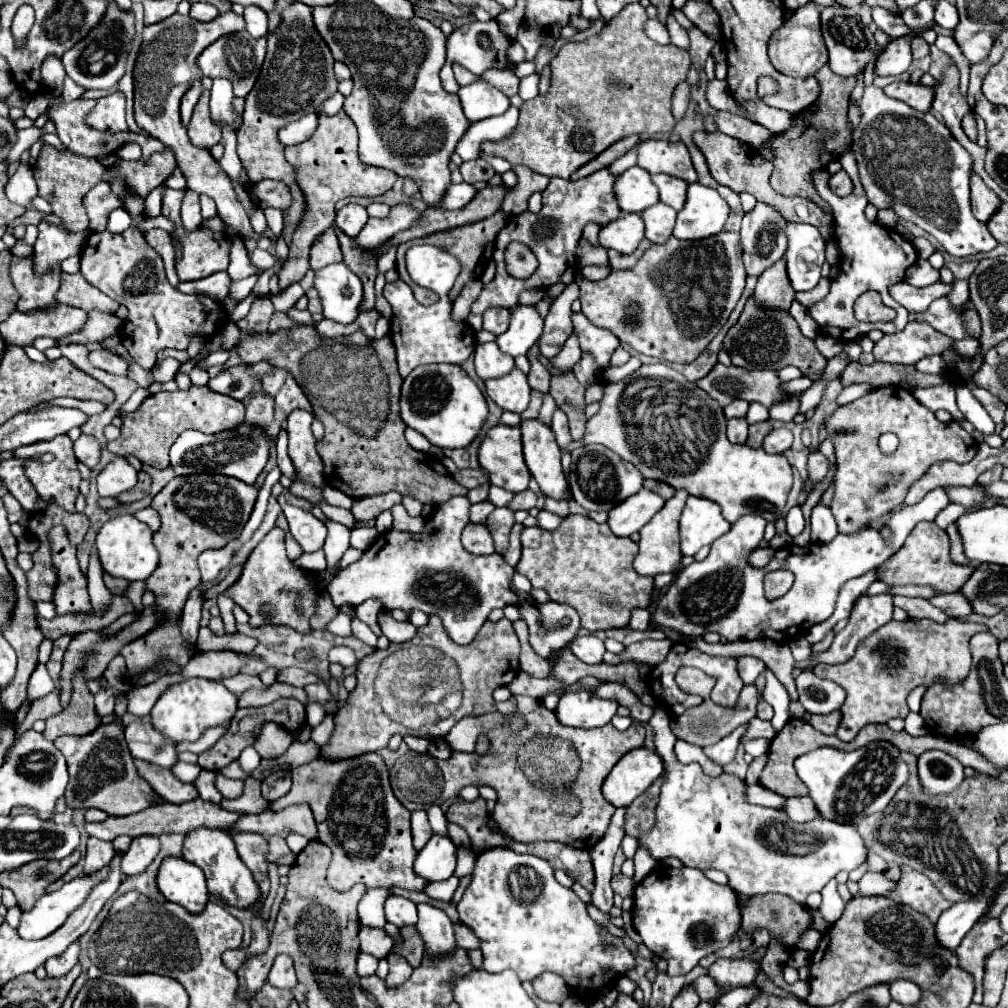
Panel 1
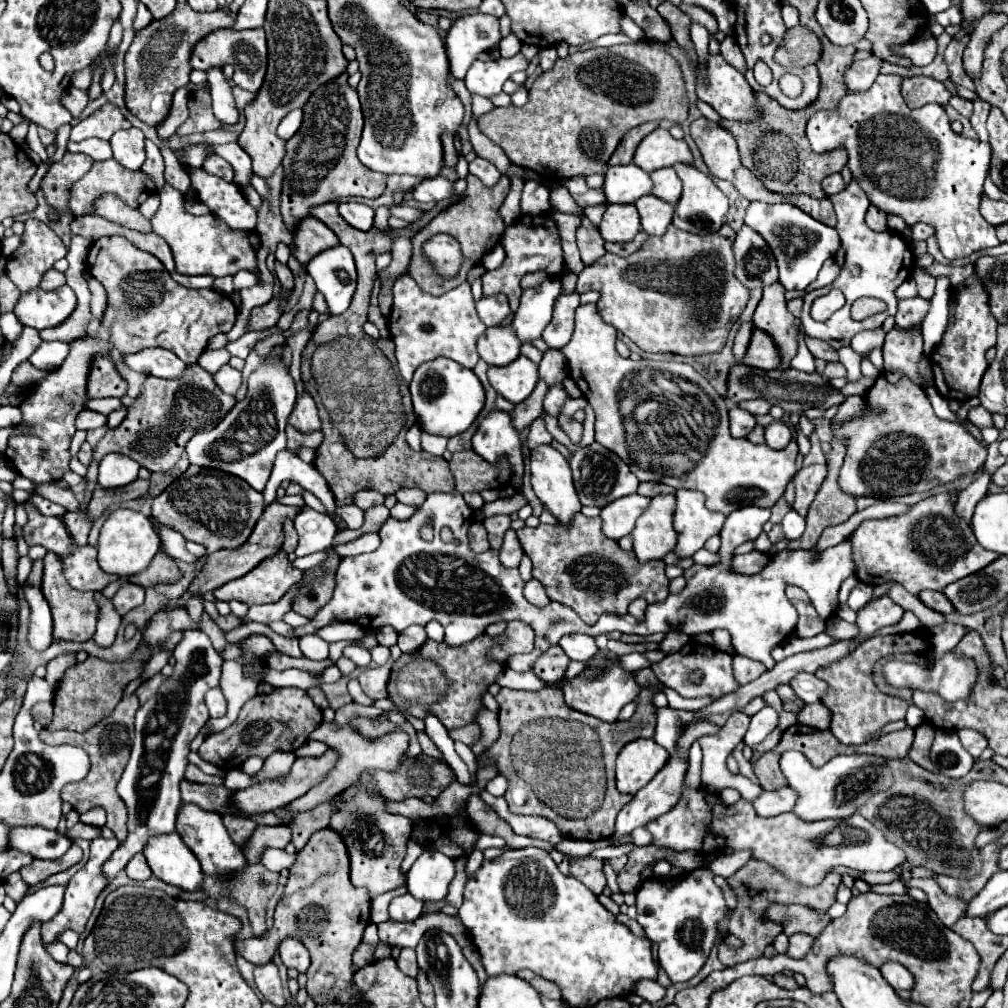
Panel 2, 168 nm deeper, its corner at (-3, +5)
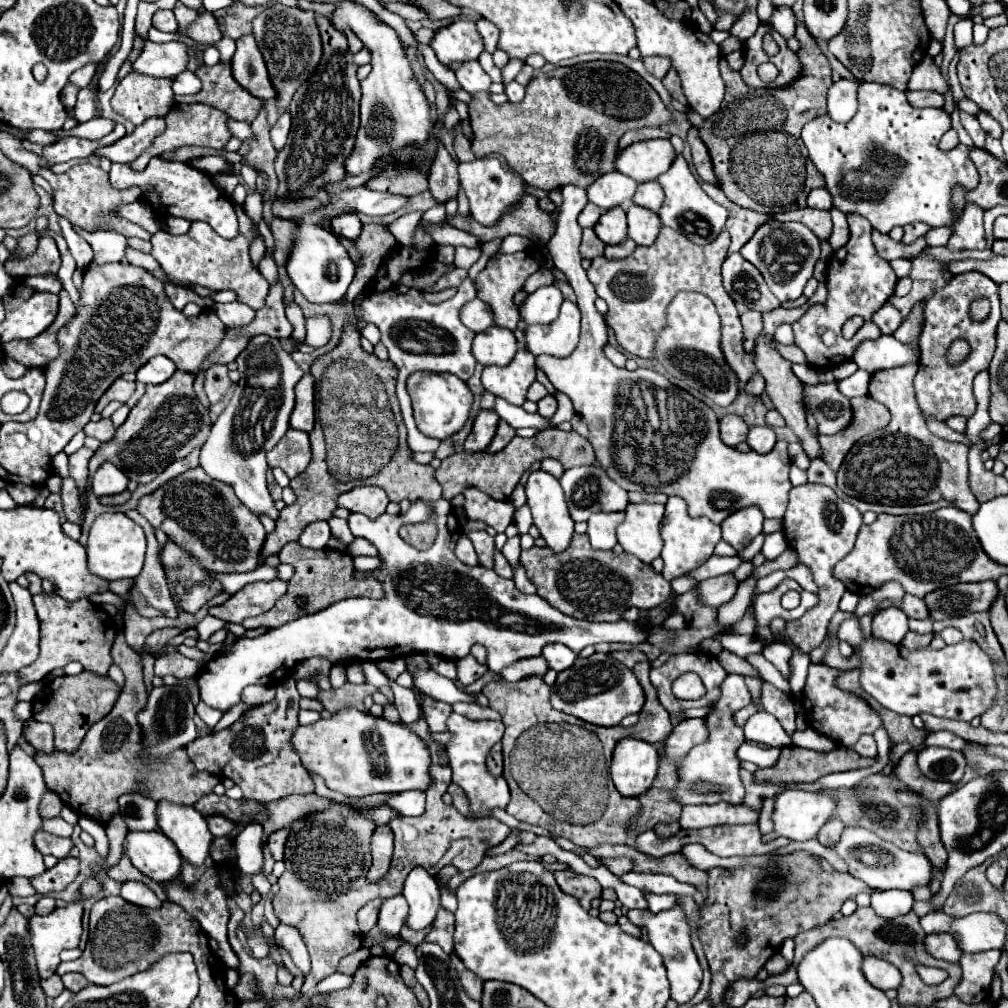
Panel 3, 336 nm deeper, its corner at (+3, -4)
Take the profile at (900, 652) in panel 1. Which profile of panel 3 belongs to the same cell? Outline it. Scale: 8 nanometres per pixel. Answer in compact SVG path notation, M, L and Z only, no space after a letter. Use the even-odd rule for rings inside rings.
M810 664L808 680L802 692L802 706L806 712L808 724L816 732L832 738L838 746L852 748L862 734L874 734L878 728L882 728L882 718L866 700L856 696L854 692L838 688L836 678L840 674L842 670L838 668L830 668L826 664Z

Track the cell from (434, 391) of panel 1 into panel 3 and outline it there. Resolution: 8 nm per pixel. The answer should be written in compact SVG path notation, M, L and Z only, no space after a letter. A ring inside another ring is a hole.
M416 372L408 378L408 394L412 398L414 418L418 424L418 430L426 436L444 440L456 432L460 432L470 416L470 408L474 402L474 394L466 386L464 380L460 380L454 374L448 372Z

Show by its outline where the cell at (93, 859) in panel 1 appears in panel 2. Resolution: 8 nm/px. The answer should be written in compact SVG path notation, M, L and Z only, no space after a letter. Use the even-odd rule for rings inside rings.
M112 837L112 839L94 839L92 845L90 845L90 859L88 863L70 879L70 883L66 885L66 895L64 895L64 905L62 909L58 911L58 917L54 917L54 921L48 921L46 925L42 925L42 941L44 945L48 943L54 943L58 939L58 933L64 933L66 929L72 929L76 933L82 933L84 927L86 927L86 921L94 909L94 903L98 899L98 895L106 889L108 881L106 881L106 875L102 873L102 865L108 861L110 853L114 853L114 849L118 849L118 839Z

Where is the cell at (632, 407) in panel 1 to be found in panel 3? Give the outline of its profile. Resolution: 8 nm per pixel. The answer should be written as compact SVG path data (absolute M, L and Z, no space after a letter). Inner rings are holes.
M572 184L562 186L562 196L564 202L558 210L560 218L556 234L546 246L554 266L568 276L570 286L576 292L578 308L582 312L580 344L568 358L536 356L536 366L546 372L556 390L572 400L576 414L586 418L590 428L588 440L600 466L604 466L608 476L628 492L660 490L668 496L680 496L688 502L688 512L692 516L706 516L716 524L750 504L758 506L764 512L764 518L782 518L792 488L788 478L790 456L786 440L778 440L770 454L758 454L754 450L742 454L720 440L718 418L708 404L674 386L666 376L654 370L638 368L628 372L626 368L616 368L604 356L604 316L594 306L596 292L586 270L580 266L582 258L578 254L582 228L576 218L584 210L588 196L584 188ZM630 384L650 384L652 398L640 408L626 408L626 388L630 388ZM664 466L672 466L674 472L670 474Z

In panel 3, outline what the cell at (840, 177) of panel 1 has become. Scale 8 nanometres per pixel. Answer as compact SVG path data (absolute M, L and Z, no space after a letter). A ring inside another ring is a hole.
M816 188L808 196L808 208L818 208L818 210L830 210L832 208L832 196L826 188Z

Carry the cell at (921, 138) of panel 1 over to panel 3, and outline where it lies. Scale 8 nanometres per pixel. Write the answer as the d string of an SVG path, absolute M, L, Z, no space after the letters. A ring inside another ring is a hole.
M862 82L858 90L858 112L850 122L834 122L830 116L818 116L802 128L802 142L808 148L808 156L814 166L824 174L826 188L832 194L832 204L846 212L856 212L880 230L888 234L894 226L924 222L932 228L948 226L952 228L952 240L946 248L956 250L986 250L986 234L982 226L982 208L974 202L968 202L958 216L954 216L952 194L956 188L974 190L980 182L978 170L970 160L970 148L958 144L958 148L942 152L938 148L940 132L950 128L950 116L942 108L912 108L904 92L888 84Z

